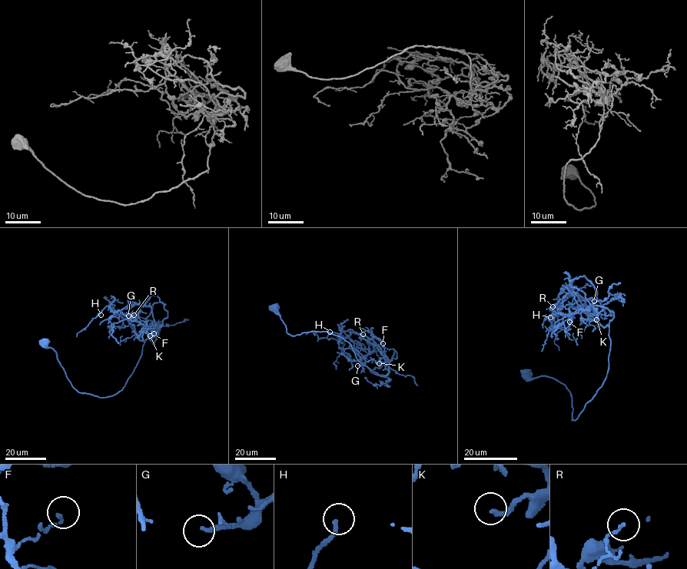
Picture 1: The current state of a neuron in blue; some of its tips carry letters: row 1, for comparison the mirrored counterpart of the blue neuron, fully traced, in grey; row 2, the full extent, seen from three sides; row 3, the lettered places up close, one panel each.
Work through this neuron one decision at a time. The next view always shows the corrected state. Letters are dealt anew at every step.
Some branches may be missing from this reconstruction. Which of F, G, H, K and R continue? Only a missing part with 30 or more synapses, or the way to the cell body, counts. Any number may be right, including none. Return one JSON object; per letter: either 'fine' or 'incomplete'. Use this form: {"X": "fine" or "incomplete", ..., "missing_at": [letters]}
{"F": "fine", "G": "incomplete", "H": "fine", "K": "fine", "R": "fine", "missing_at": ["G"]}

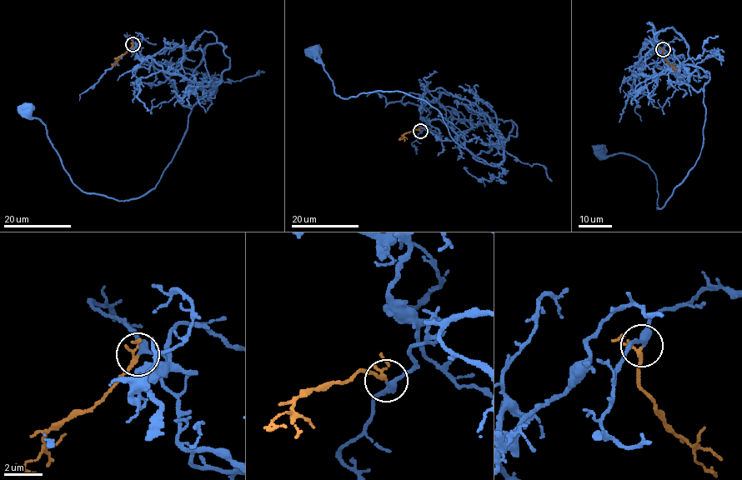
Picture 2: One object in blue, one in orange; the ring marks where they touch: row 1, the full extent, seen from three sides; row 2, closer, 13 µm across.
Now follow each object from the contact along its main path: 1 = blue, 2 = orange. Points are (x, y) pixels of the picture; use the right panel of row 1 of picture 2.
1: (664, 49), (656, 67), (703, 92), (703, 146), (694, 165), (658, 209), (649, 166), (601, 153)
2: (664, 49), (663, 55), (676, 72)

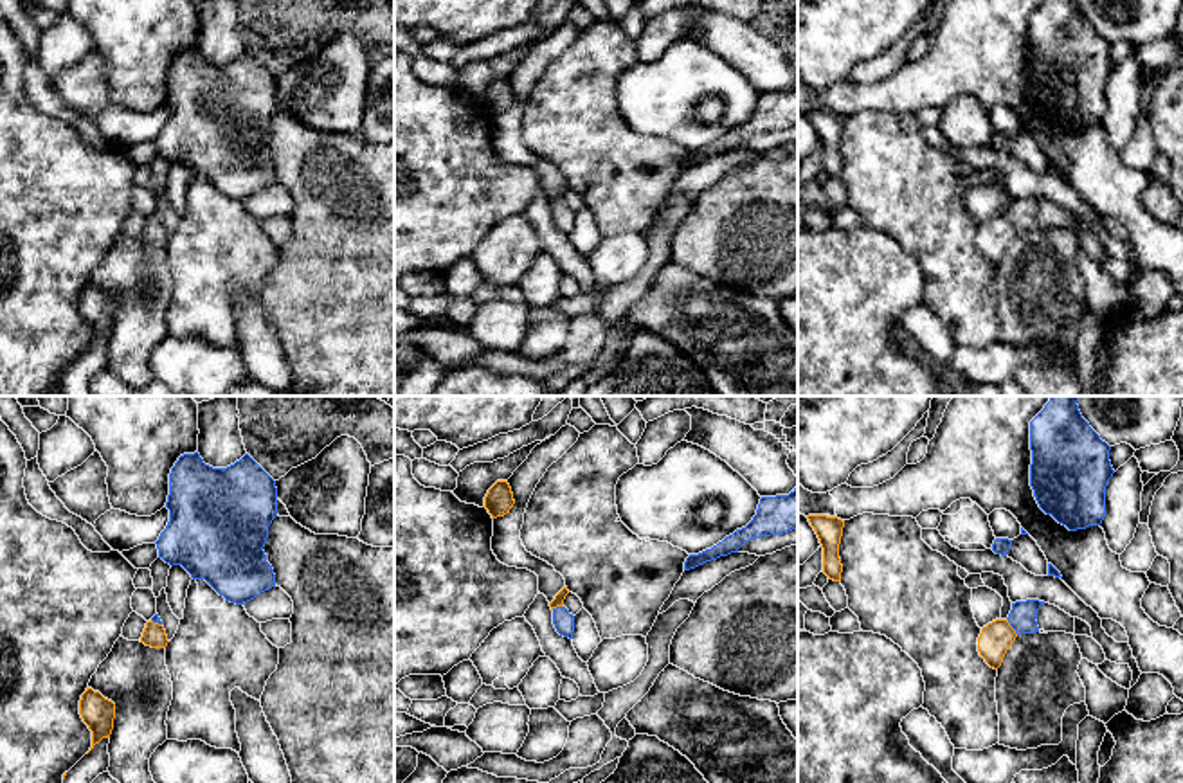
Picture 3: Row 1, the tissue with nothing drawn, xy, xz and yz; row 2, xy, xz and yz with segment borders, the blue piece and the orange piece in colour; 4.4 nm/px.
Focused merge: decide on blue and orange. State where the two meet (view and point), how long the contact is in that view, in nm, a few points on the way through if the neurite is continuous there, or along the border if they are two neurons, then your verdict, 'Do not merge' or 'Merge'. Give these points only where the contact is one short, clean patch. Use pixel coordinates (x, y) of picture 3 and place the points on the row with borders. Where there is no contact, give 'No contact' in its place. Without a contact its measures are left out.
Touches blue at yz (1011, 625). Shared border 90 nm. Path across: yz (1023, 614), (1011, 625), (996, 638). Merge

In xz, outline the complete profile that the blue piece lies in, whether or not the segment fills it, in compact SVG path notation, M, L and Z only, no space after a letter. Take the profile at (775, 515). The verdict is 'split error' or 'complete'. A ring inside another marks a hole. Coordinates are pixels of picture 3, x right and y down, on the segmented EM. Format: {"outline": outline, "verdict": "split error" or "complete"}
{"outline": "M798 486L789 495L762 497L753 520L726 536L722 542L699 554L690 554L684 571L695 569L706 562L738 553L738 549L760 536L783 535L798 527Z", "verdict": "complete"}

